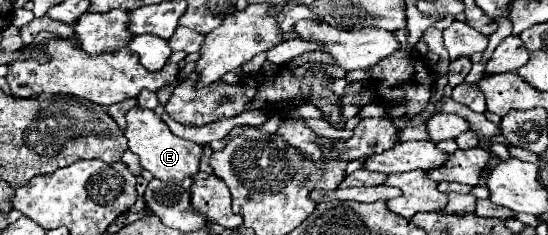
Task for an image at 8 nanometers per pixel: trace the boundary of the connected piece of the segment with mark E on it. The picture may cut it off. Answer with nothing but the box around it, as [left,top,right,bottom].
[124,106,202,190]

